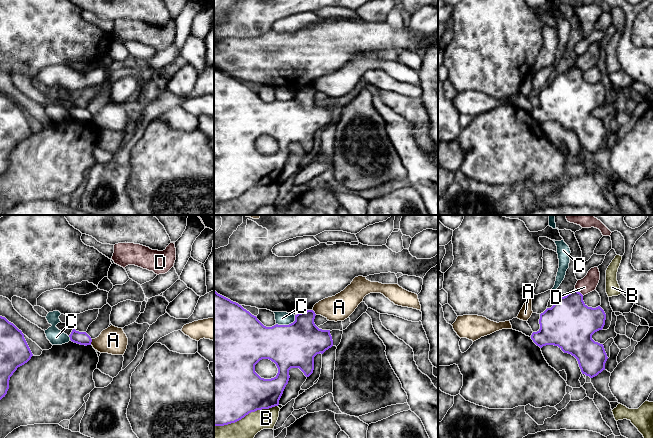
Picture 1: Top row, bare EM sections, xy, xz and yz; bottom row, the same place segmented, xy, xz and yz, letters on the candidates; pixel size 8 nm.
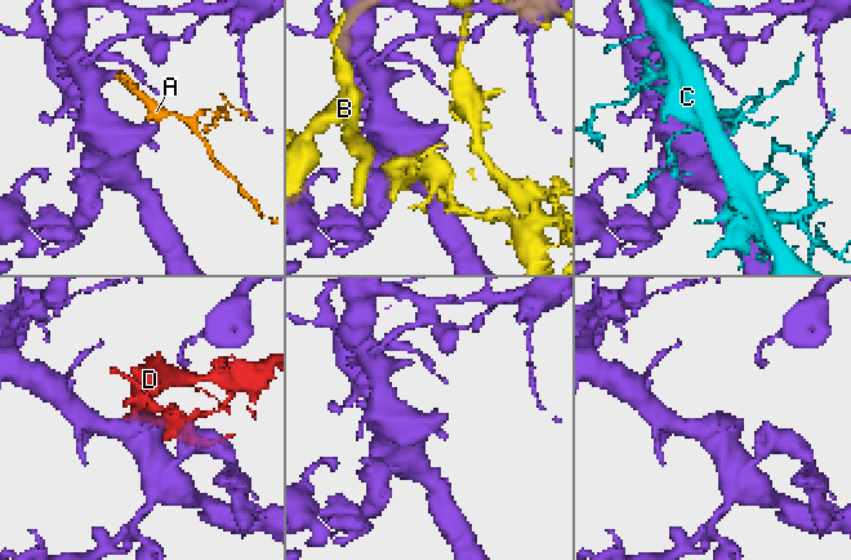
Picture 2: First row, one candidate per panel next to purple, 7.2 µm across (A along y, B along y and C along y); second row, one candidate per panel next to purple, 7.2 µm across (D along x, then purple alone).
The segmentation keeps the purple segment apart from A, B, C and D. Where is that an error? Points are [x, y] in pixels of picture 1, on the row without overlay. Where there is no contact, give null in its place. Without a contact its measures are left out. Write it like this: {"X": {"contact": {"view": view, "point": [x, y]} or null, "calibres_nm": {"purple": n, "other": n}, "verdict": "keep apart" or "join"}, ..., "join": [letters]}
{"A": {"contact": {"view": "xy", "point": [91, 117]}, "calibres_nm": {"purple": 110, "other": 220}, "verdict": "keep apart"}, "B": {"contact": {"view": "xz", "point": [245, 191]}, "calibres_nm": {"purple": 500, "other": 260}, "verdict": "keep apart"}, "C": {"contact": {"view": "xz", "point": [287, 101]}, "calibres_nm": {"purple": 360, "other": 110}, "verdict": "keep apart"}, "D": {"contact": {"view": "yz", "point": [579, 68]}, "calibres_nm": {"purple": 380, "other": 130}, "verdict": "keep apart"}, "join": []}

